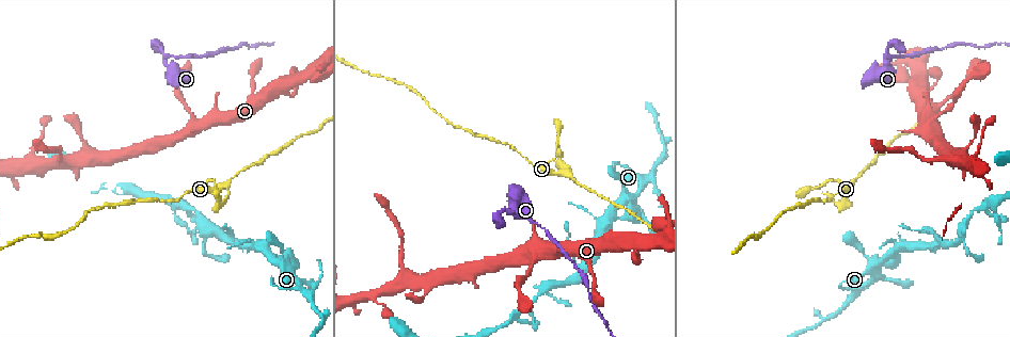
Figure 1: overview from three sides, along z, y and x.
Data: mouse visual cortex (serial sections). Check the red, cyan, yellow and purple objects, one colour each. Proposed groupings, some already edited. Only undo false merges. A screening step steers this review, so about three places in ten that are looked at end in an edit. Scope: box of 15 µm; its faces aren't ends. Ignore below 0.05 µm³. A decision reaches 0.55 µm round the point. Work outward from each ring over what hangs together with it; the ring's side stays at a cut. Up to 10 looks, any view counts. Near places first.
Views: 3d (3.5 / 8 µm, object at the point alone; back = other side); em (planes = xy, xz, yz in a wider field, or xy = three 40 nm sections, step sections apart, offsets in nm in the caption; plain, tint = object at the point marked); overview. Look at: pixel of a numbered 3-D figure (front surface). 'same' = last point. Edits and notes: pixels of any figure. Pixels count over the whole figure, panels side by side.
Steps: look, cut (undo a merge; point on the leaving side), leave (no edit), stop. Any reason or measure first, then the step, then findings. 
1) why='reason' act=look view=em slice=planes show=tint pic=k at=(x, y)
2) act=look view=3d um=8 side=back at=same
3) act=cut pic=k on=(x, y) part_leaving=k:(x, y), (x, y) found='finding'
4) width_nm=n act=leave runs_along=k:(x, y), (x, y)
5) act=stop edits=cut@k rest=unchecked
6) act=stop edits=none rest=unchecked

why='four or more arms meet' act=look view=3d um=3.5 pic=1 at=(281, 264)

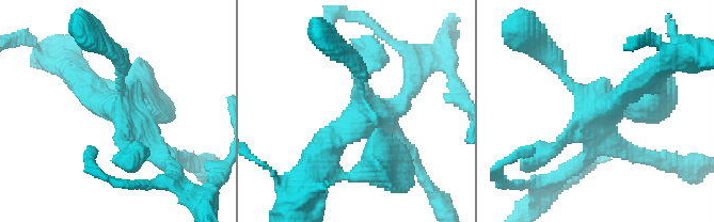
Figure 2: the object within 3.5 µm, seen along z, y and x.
why='shape alone is not enough' act=look view=em slice=xy step=2 show=tint pic=2 at=(121, 110)

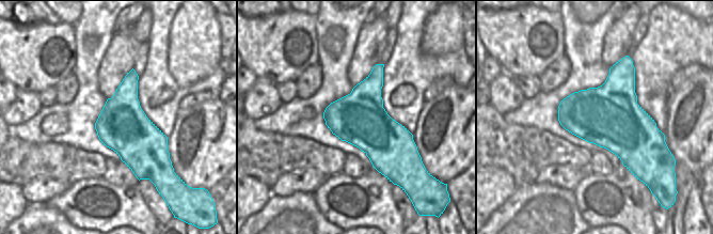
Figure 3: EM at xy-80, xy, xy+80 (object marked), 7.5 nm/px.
act=leave runs_along=2:(545, 153), (641, 80) found='continuous, no second cell'

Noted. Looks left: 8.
why='arms part here' act=look view=3d um=3.5 side=back pic=1 at=(310, 292)

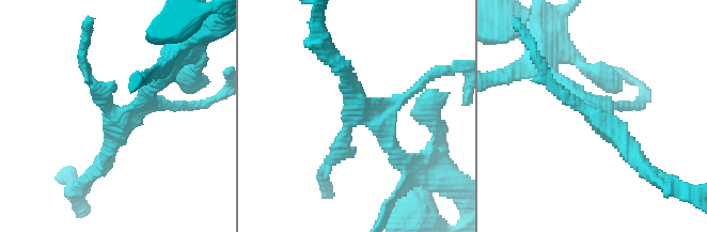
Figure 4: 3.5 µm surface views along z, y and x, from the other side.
act=look view=em slice=xy step=1 show=tint pic=4 at=(358, 116)

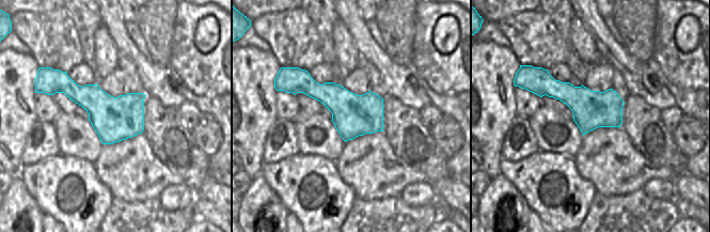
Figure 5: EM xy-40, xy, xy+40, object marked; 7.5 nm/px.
act=leave runs_along=4:(554, 77), (593, 107), (642, 166) found='one cell here'

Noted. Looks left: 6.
why='four or more arms meet' act=look view=3d um=3.5 side=back pic=1 at=(659, 240)

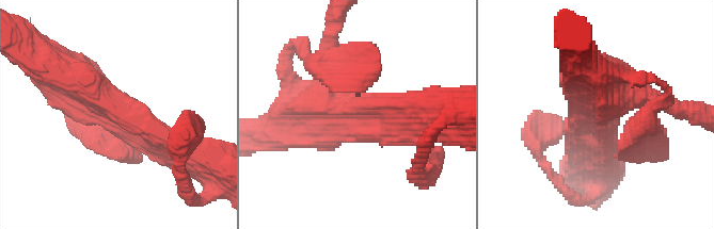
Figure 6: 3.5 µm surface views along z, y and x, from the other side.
why='need the tissue' act=look view=em slice=xy step=1 show=tint pic=6 at=(355, 118)

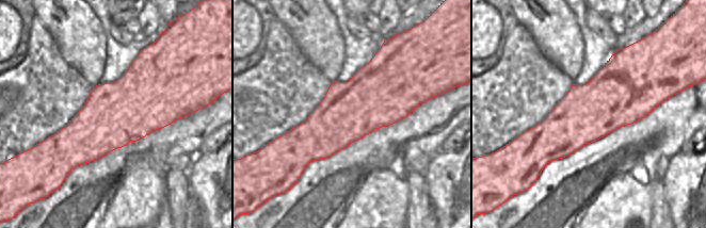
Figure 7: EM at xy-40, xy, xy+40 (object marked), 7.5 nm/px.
why='another direction' act=look view=em slice=xy step=3 show=tint at=same

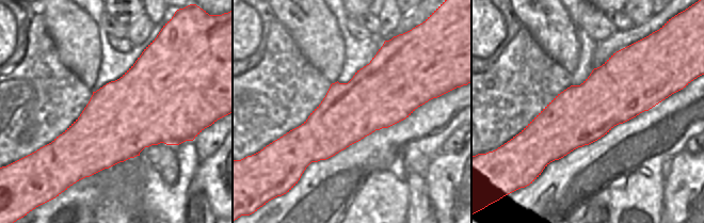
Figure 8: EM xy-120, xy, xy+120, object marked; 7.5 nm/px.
act=leave runs_along=6:(409, 119), (327, 67) found='one cell here'

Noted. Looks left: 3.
why='three-way junction' act=look view=3d um=3.5 pic=1 at=(849, 184)

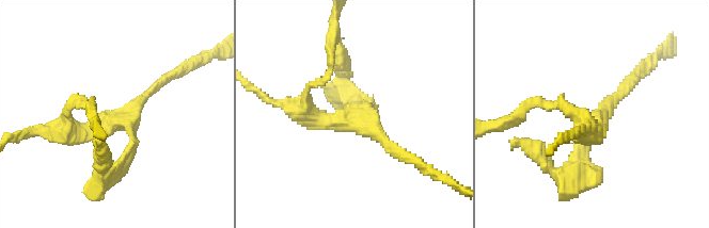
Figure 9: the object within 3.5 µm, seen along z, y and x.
arms=3 arm_widths_nm=150,200,300 act=look view=em slice=planes show=tint pic=9 at=(598, 121)

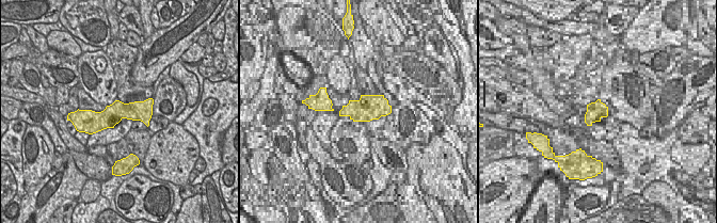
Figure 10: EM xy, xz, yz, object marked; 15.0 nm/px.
act=leave runs_along=10:(150, 101), (141, 111), (85, 114) found='continuous, no second cell'

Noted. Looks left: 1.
act=stop edits=none rest=unchecked

